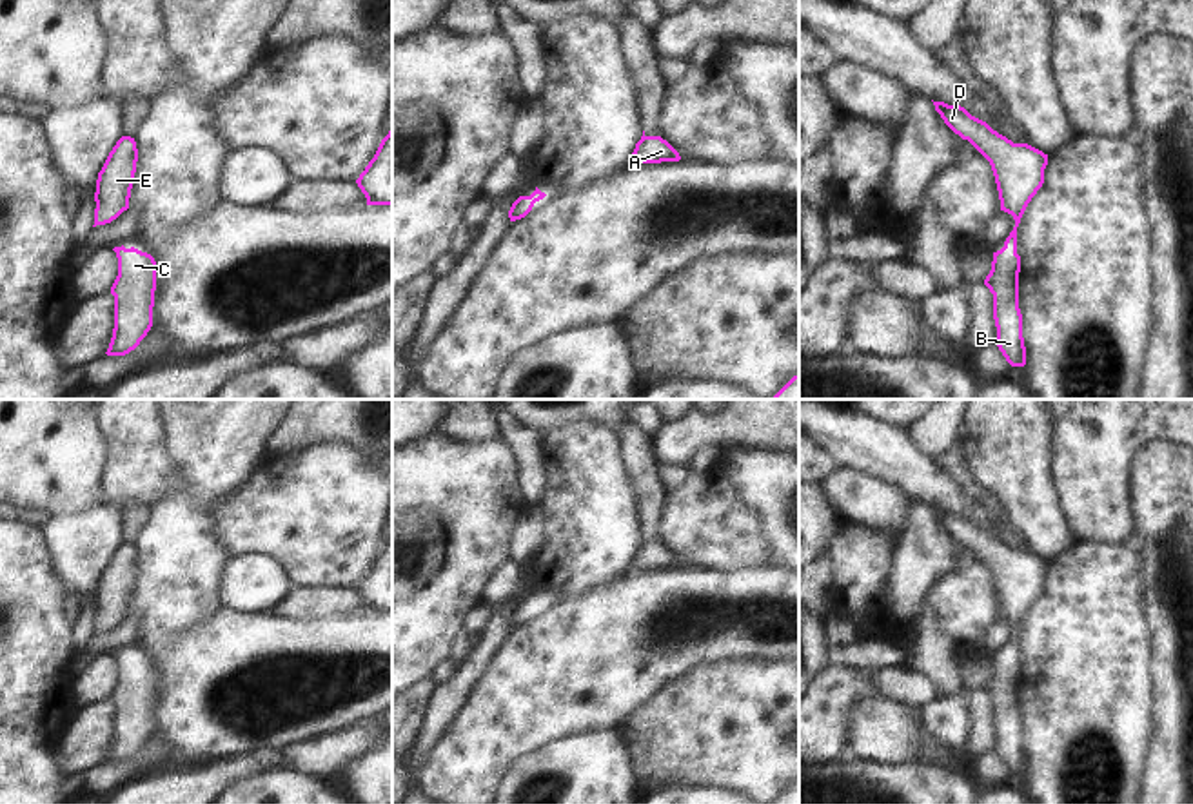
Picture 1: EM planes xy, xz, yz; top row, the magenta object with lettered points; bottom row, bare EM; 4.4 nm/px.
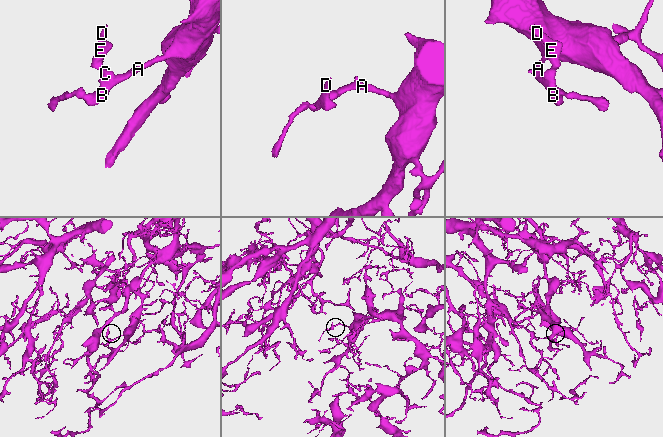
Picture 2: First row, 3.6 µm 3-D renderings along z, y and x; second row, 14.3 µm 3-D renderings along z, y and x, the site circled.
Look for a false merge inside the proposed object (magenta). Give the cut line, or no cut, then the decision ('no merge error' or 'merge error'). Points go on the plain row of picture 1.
no cut; no merge error

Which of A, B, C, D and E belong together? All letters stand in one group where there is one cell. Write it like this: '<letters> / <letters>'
A B C D E

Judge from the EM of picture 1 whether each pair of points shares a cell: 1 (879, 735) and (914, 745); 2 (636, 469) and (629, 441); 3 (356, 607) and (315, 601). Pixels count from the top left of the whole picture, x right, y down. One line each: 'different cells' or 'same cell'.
1: same cell
2: same cell
3: same cell

